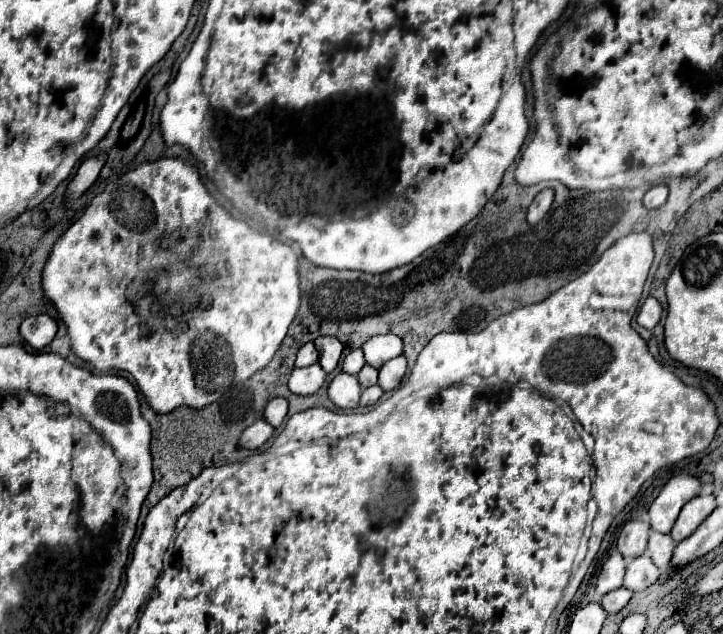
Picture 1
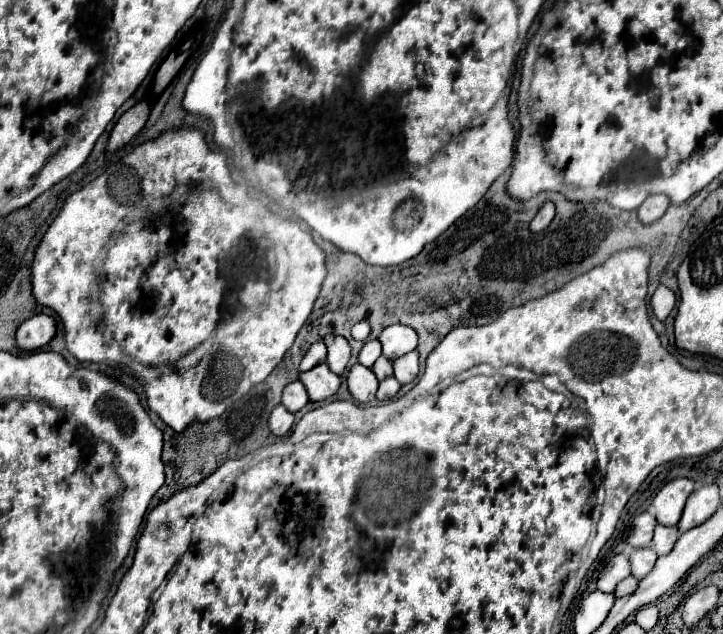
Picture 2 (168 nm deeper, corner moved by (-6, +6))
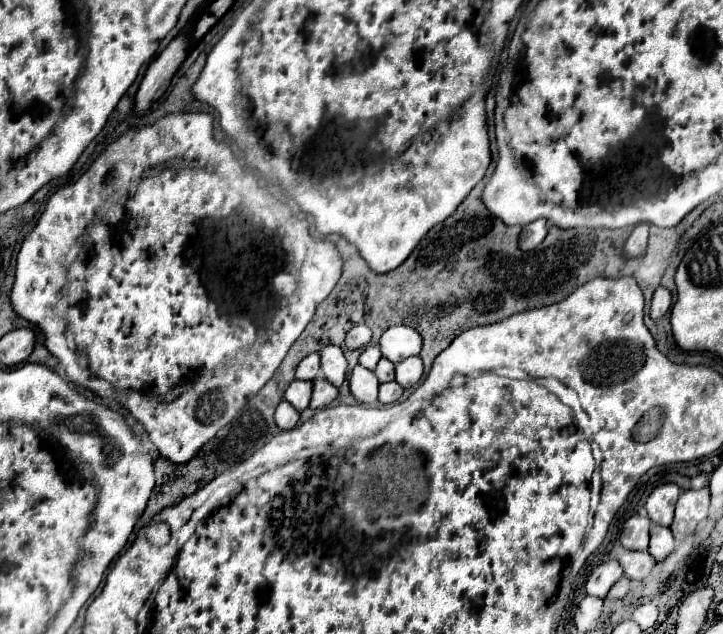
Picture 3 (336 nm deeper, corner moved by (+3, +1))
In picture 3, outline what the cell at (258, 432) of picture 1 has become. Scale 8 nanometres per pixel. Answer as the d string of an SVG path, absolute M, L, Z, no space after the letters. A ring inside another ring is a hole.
M283 400L275 410L275 424L279 424L281 430L291 430L295 428L297 420L299 420L299 412L289 402Z

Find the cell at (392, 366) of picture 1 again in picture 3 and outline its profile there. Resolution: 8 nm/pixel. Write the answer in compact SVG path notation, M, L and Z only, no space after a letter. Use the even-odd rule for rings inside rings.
M413 356L395 364L395 382L403 388L413 386L421 378L421 374L423 374L423 362L419 356Z

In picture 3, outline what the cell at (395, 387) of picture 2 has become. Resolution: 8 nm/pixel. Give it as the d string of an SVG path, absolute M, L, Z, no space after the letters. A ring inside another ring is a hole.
M397 382L379 384L379 402L381 404L393 404L399 400L401 394L403 394L403 388Z

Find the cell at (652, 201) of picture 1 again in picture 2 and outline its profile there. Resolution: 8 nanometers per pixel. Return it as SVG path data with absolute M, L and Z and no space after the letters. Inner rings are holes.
M652 195L652 197L648 197L648 199L640 205L640 209L638 209L638 219L640 219L644 225L650 225L650 223L658 221L658 219L666 213L668 205L670 205L668 197L664 197L664 195Z

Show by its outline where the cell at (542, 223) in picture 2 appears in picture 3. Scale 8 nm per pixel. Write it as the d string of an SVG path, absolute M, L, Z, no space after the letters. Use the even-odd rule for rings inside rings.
M539 218L539 220L523 226L521 236L519 236L519 246L521 246L521 250L533 250L535 246L539 246L543 242L545 236L547 236L547 220Z

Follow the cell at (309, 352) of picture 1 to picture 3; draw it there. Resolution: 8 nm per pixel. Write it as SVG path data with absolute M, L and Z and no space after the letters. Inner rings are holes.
M313 352L309 356L305 356L299 366L297 366L297 374L295 378L297 380L311 380L311 378L317 378L321 372L319 372L319 354Z

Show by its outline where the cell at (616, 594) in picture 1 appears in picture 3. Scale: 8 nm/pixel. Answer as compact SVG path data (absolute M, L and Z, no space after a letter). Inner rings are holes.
M621 578L611 590L609 590L609 596L607 598L611 598L611 600L617 600L617 598L623 598L627 592L631 590L631 580L629 578Z

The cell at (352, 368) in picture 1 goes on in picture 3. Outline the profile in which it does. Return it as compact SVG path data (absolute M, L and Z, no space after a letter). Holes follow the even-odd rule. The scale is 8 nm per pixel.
M367 346L367 348L361 352L361 356L359 356L359 364L365 366L365 368L369 368L369 370L375 370L379 358L381 358L379 346Z

